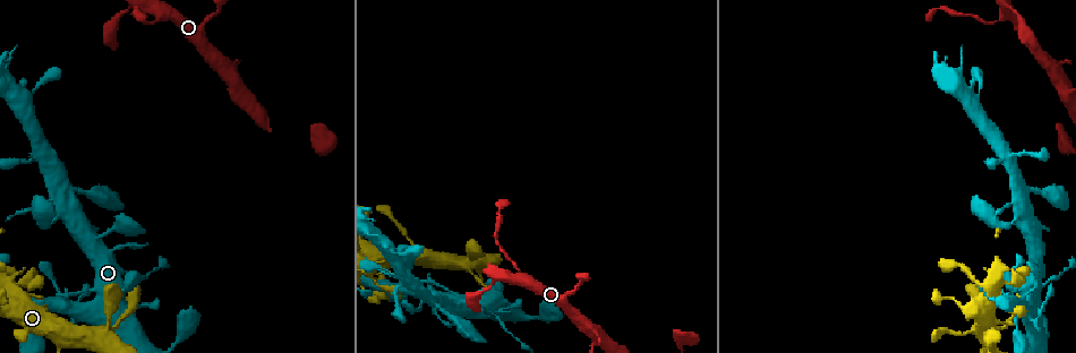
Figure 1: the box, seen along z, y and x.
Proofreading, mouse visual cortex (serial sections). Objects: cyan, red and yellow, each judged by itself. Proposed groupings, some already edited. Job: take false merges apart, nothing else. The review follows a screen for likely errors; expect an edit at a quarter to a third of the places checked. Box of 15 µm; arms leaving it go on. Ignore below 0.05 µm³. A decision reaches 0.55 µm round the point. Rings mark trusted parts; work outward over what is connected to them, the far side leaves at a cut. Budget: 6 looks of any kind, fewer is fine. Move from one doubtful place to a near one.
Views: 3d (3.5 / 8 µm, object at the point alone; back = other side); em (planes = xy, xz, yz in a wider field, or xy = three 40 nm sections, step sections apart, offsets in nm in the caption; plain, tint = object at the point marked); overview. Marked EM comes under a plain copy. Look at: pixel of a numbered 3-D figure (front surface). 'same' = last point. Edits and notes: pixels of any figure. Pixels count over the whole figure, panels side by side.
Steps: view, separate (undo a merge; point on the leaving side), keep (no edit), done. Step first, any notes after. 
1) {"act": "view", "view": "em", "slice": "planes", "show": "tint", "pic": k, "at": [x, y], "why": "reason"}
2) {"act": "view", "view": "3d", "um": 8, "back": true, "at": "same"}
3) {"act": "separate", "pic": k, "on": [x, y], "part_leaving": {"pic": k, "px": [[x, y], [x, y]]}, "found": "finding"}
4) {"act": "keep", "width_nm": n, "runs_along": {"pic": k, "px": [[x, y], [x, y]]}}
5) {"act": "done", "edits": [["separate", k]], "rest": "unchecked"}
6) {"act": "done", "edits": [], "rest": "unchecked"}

{"act": "view", "view": "3d", "um": 8, "pic": 1, "at": [1041, 287], "why": "sudden change in width"}

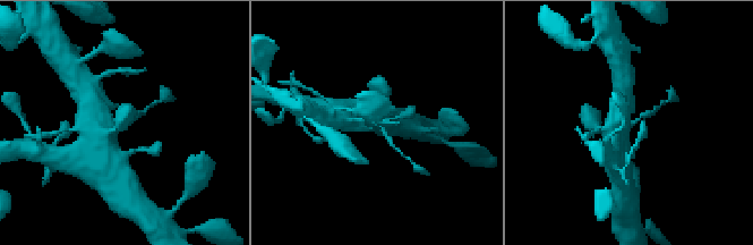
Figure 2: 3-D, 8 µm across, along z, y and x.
{"act": "view", "view": "em", "slice": "xy", "step": 3, "show": "tint", "pic": 2, "at": [633, 124], "why": "shape alone is not enough"}

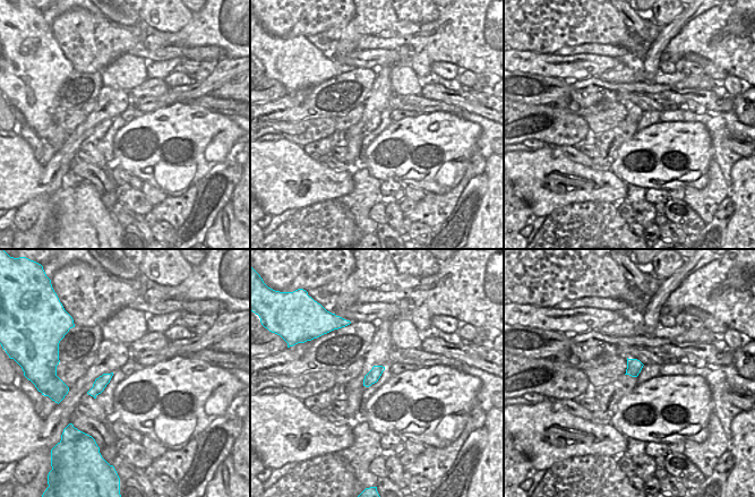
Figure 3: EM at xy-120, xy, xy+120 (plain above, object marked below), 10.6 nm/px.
{"act": "keep", "width_nm": 140, "runs_along": {"pic": 2, "px": [[348, 118], [374, 123], [398, 150]]}, "found": "all the same cell"}

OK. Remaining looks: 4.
{"act": "view", "view": "3d", "um": 3.5, "pic": 1, "at": [523, 279], "why": "small branch off a trunk"}

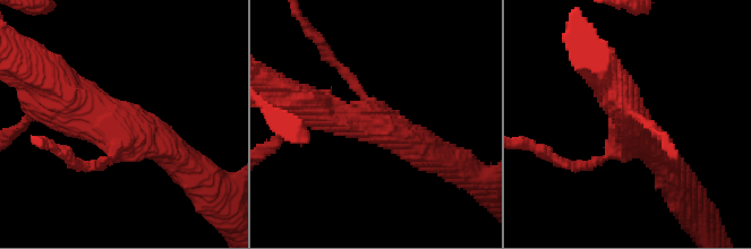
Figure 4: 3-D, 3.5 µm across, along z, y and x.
{"act": "view", "view": "em", "slice": "xy", "step": 1, "show": "tint", "pic": 4, "at": [377, 116], "arms": 3, "arm_widths_nm": [150, 450, 500], "why": "shape alone is not enough"}

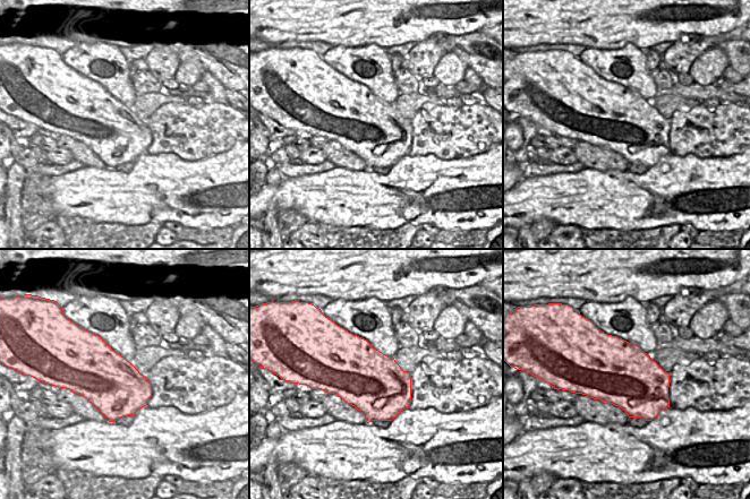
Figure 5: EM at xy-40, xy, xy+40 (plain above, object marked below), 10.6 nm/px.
{"act": "keep", "found": "all the same cell"}

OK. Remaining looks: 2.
{"act": "view", "view": "3d", "um": 3.5, "pic": 1, "at": [1001, 156]}

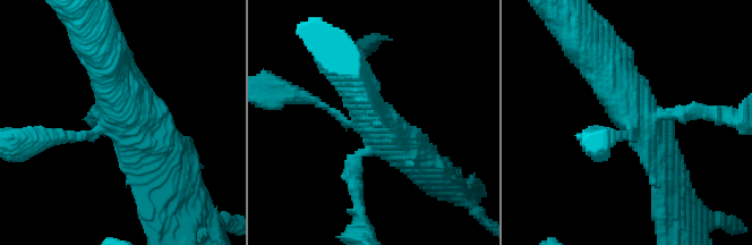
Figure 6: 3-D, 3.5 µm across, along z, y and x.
{"act": "view", "view": "em", "slice": "xy", "step": 5, "show": "tint", "pic": 6, "at": [113, 120], "arms": 4, "arm_widths_nm": [150, 200, 450, 500], "why": "need the tissue"}

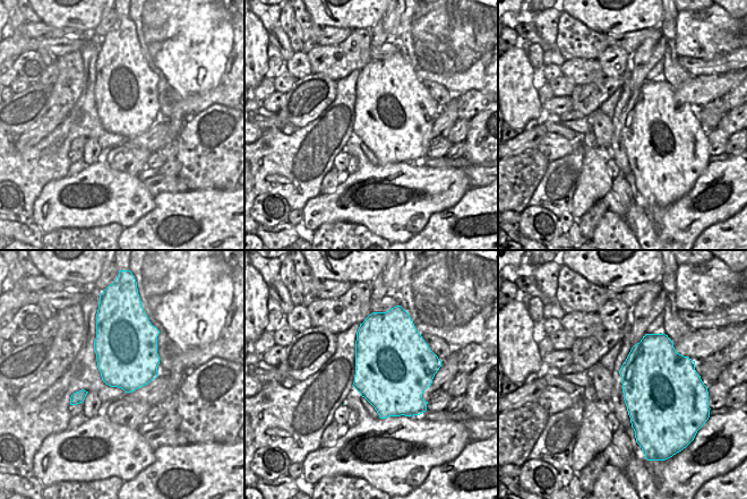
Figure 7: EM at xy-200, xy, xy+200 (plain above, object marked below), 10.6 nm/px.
{"act": "keep", "runs_along": {"pic": 6, "px": [[667, 171], [647, 126], [595, 52]]}, "found": "continuous, no second cell"}

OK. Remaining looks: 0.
{"act": "done", "edits": [], "rest": "unchecked"}

